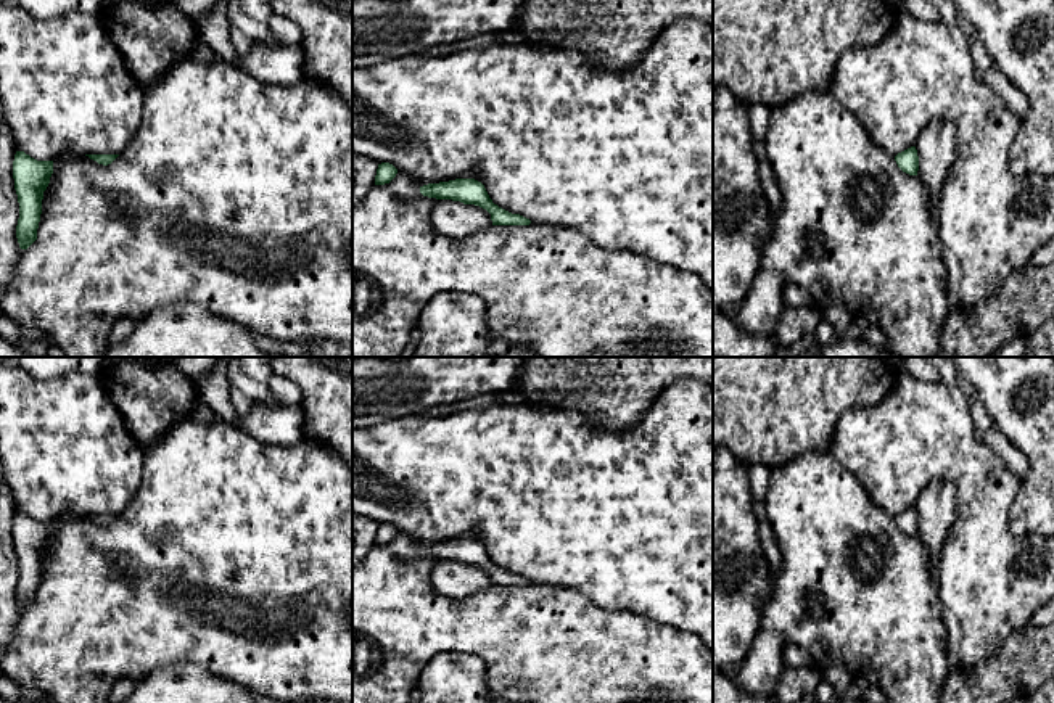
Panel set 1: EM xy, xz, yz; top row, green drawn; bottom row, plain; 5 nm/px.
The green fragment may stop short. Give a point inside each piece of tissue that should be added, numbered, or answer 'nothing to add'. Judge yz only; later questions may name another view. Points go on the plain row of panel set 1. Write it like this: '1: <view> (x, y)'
nothing to add

